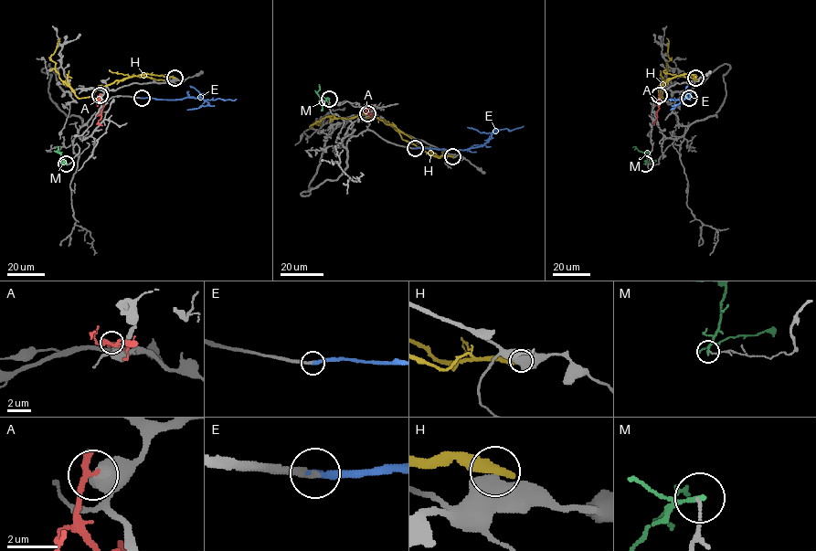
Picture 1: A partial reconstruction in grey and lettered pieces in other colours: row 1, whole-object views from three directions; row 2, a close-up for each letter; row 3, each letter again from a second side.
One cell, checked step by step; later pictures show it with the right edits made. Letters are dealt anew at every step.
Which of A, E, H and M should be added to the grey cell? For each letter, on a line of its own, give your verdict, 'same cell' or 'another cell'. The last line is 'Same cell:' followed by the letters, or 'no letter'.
A: another cell
E: same cell
H: another cell
M: another cell
Same cell: E

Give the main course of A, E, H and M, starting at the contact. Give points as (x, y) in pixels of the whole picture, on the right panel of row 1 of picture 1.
A: (659, 95), (657, 118), (653, 125)
E: (689, 98), (669, 99)
H: (695, 78), (684, 74), (674, 77), (659, 88), (659, 94), (662, 98), (660, 88), (670, 58), (666, 37)
M: (645, 164), (648, 153), (632, 147)

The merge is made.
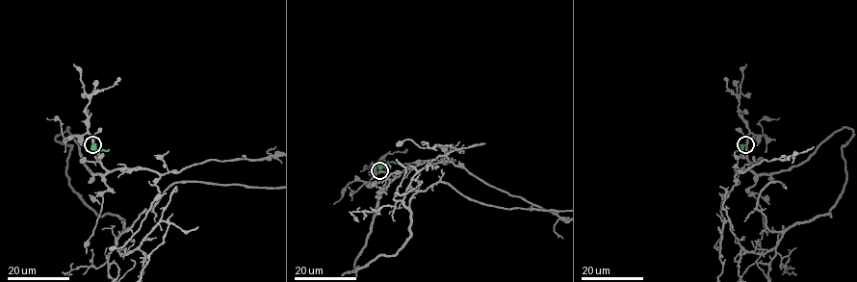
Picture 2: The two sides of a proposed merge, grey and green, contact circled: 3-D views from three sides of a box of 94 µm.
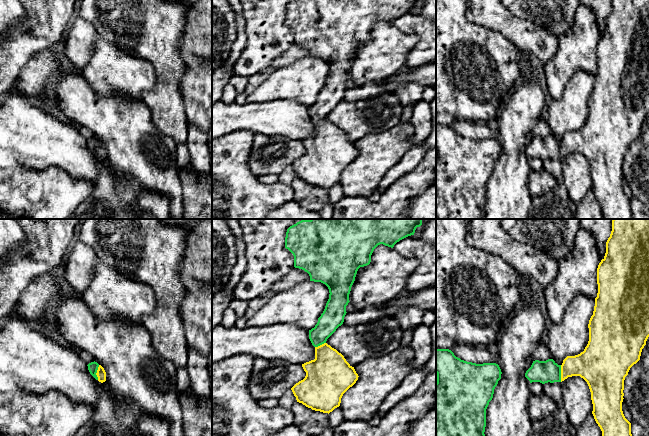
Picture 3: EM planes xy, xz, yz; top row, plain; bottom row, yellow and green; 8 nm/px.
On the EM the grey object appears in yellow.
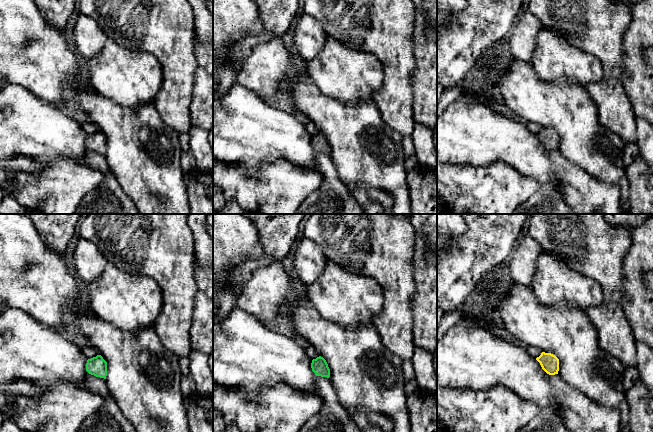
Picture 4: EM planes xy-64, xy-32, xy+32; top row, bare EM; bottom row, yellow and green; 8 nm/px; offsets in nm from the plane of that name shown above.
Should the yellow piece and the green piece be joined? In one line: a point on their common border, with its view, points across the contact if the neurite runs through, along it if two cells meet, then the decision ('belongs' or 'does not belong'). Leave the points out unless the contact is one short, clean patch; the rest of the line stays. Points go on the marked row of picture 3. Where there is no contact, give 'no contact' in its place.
contact yz (561, 373); way yz (591, 365), (573, 365), (561, 373), (546, 371); belongs

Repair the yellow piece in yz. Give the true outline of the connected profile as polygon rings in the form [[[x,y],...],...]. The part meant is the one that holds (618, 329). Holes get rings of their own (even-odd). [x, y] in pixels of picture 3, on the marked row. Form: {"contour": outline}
{"contour": [[[613,219],[612,231],[606,242],[606,253],[597,268],[598,293],[593,315],[588,324],[589,341],[584,351],[567,356],[561,365],[553,359],[533,361],[525,377],[532,382],[562,382],[568,377],[580,376],[590,389],[592,414],[602,431],[602,436],[632,436],[631,423],[622,411],[624,380],[630,368],[640,360],[649,337],[649,219]]]}

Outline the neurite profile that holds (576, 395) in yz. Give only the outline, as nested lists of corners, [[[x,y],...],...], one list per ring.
[[[572,376],[561,382],[561,391],[569,422],[578,428],[593,411],[589,386],[580,376]]]

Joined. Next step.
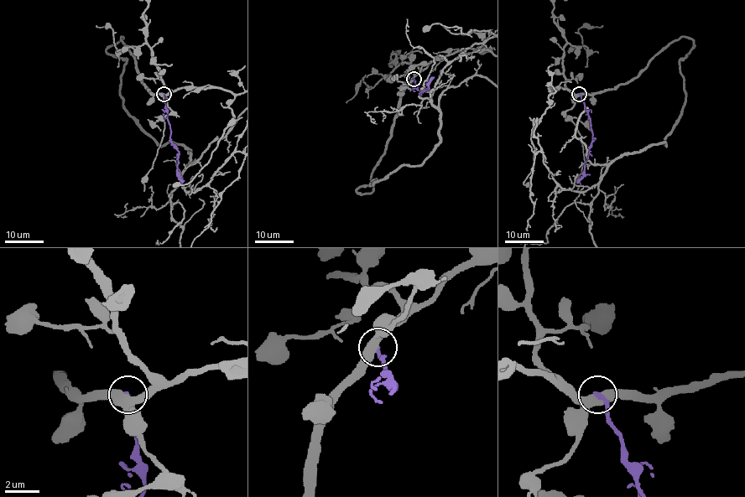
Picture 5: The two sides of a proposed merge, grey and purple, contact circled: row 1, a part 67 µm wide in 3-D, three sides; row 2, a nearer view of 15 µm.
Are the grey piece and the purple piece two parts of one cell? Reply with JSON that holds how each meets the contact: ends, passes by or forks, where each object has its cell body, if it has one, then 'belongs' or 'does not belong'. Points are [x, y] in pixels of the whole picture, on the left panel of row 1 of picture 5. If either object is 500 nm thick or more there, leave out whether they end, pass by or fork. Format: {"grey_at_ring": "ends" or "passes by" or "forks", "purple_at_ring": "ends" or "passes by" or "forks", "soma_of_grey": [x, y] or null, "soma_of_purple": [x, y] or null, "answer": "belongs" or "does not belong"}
{"soma_of_grey": null, "soma_of_purple": null, "answer": "does not belong"}

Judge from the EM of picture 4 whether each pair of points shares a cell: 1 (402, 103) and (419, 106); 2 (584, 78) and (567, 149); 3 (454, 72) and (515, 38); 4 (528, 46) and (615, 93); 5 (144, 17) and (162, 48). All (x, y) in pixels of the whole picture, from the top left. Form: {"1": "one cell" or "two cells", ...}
{"1": "two cells", "2": "two cells", "3": "two cells", "4": "two cells", "5": "one cell"}

